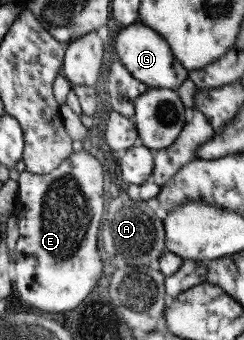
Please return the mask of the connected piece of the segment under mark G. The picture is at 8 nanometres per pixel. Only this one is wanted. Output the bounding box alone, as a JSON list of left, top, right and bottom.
[114,21,187,89]

